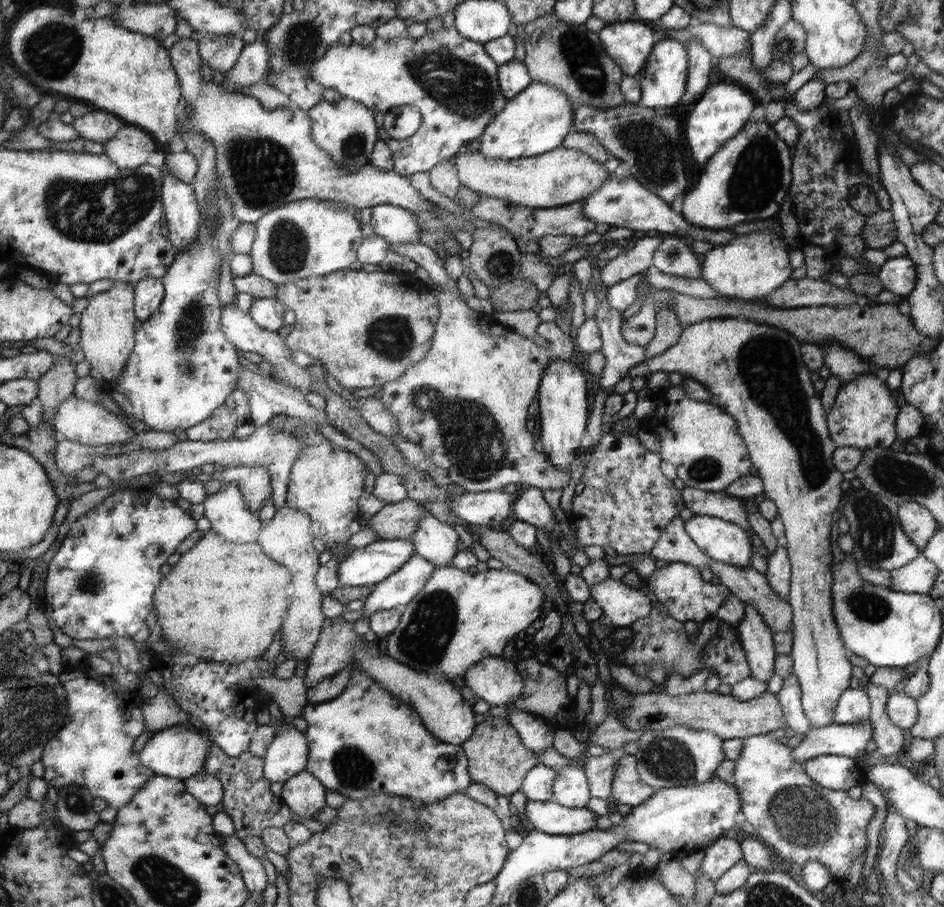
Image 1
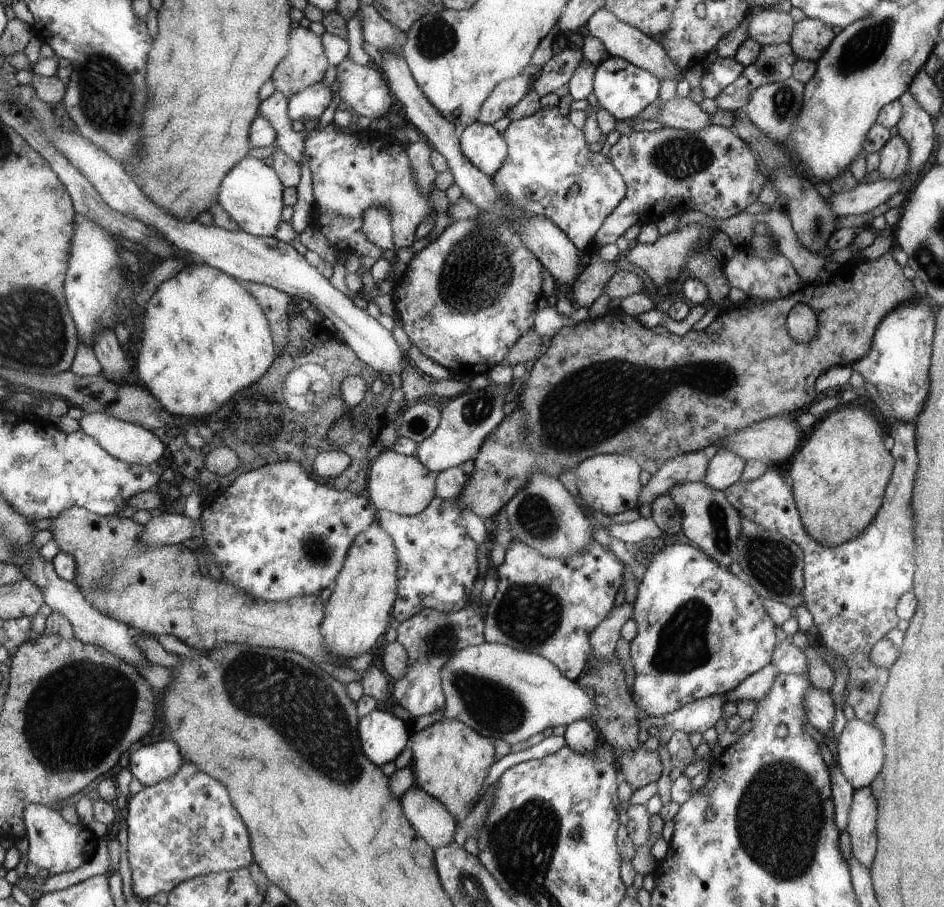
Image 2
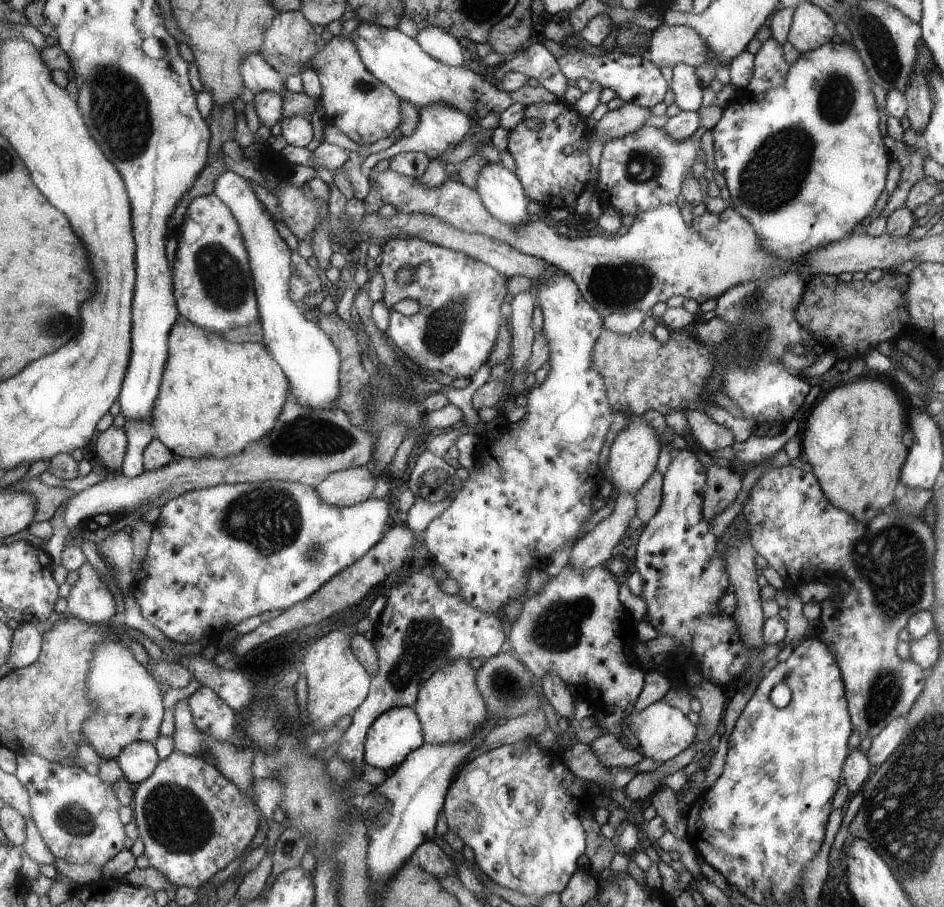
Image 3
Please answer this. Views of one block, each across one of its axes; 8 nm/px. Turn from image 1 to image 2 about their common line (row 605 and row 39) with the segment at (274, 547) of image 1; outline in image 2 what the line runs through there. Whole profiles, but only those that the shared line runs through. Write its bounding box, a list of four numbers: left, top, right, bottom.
[272,28,328,98]

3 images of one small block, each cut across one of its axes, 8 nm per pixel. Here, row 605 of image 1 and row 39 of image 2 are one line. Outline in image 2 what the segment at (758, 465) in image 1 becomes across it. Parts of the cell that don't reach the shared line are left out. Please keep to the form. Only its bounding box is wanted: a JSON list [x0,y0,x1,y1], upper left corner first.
[789,15,834,62]

